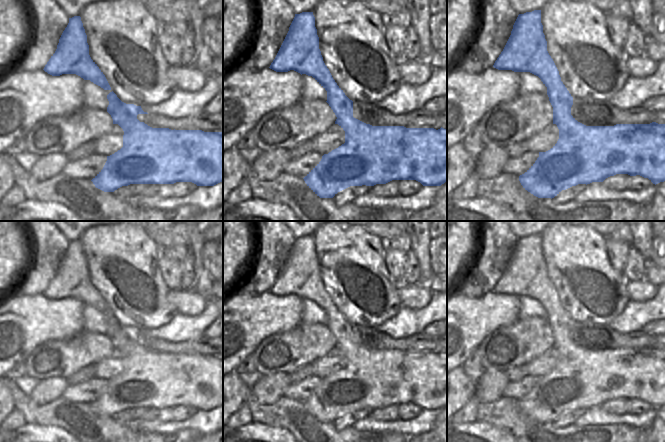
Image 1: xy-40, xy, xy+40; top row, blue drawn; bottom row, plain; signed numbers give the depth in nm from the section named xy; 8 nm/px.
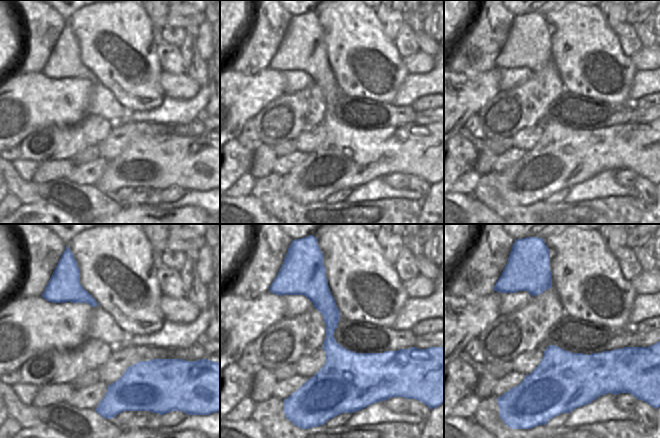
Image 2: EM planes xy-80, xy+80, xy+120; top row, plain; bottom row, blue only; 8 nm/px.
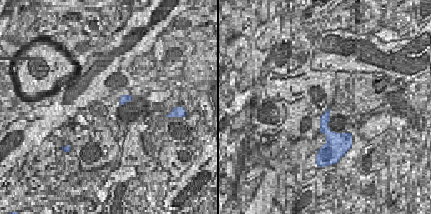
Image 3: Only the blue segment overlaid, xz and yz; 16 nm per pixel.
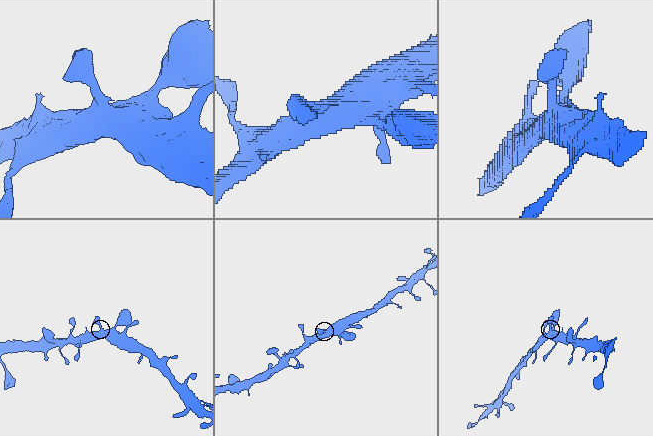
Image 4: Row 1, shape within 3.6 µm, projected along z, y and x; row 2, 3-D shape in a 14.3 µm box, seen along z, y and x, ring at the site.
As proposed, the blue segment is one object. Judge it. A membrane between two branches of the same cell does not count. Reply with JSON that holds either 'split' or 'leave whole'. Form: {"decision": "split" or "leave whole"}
{"decision": "leave whole"}

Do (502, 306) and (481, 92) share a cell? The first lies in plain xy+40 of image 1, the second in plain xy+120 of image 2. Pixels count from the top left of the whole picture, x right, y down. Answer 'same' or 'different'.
same

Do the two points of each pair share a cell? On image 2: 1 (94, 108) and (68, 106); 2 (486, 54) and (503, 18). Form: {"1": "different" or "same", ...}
{"1": "different", "2": "same"}

